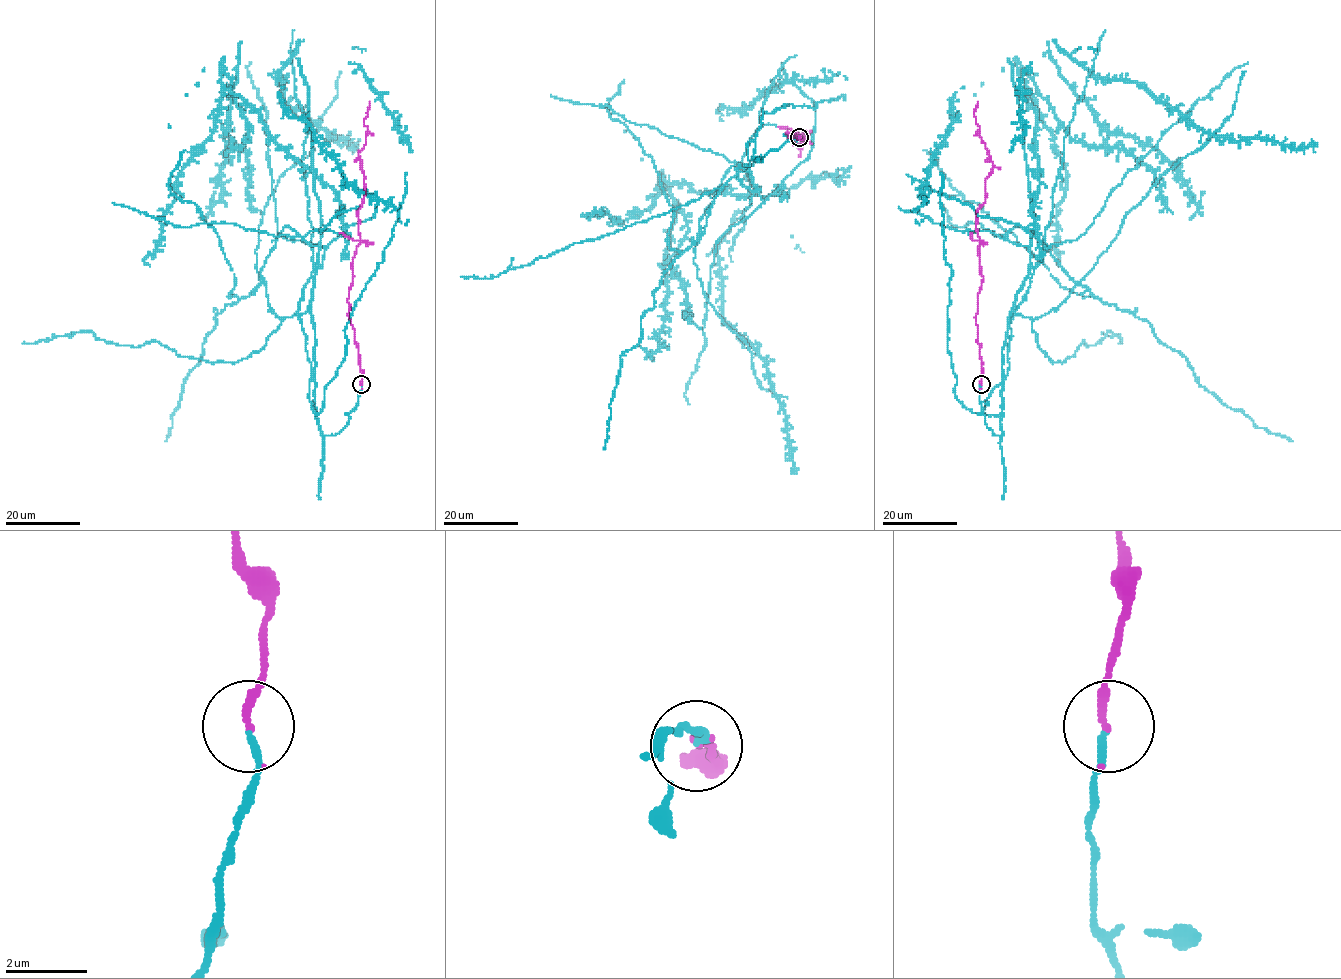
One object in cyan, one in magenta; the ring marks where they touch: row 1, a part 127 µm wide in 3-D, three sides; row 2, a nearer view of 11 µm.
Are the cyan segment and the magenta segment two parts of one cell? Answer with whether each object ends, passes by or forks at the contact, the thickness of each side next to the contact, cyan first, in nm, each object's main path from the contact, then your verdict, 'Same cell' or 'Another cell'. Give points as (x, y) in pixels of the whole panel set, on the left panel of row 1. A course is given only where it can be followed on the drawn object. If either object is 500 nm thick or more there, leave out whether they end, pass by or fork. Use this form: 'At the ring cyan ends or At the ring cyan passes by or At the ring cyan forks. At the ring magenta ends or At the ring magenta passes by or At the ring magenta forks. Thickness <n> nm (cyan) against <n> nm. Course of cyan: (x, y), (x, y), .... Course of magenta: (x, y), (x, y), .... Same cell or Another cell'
At the ring cyan ends. At the ring magenta ends. Thickness 160 nm (cyan) against 200 nm. Course of cyan: (360, 384), (348, 424), (325, 436), (315, 169), (223, 73), (249, 140), (225, 130), (221, 199), (199, 218). Course of magenta: (360, 384), (347, 298), (360, 241), (357, 211), (366, 193), (358, 152), (366, 142), (370, 102). Same cell

